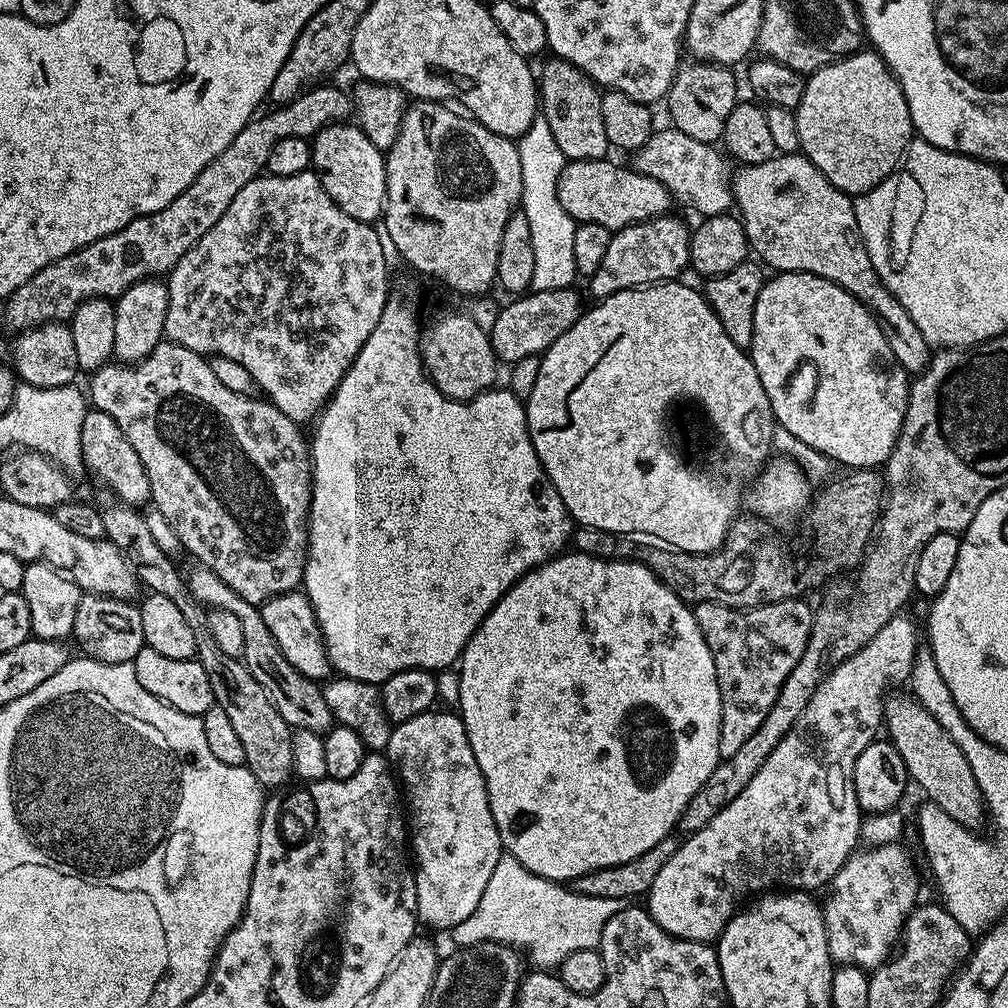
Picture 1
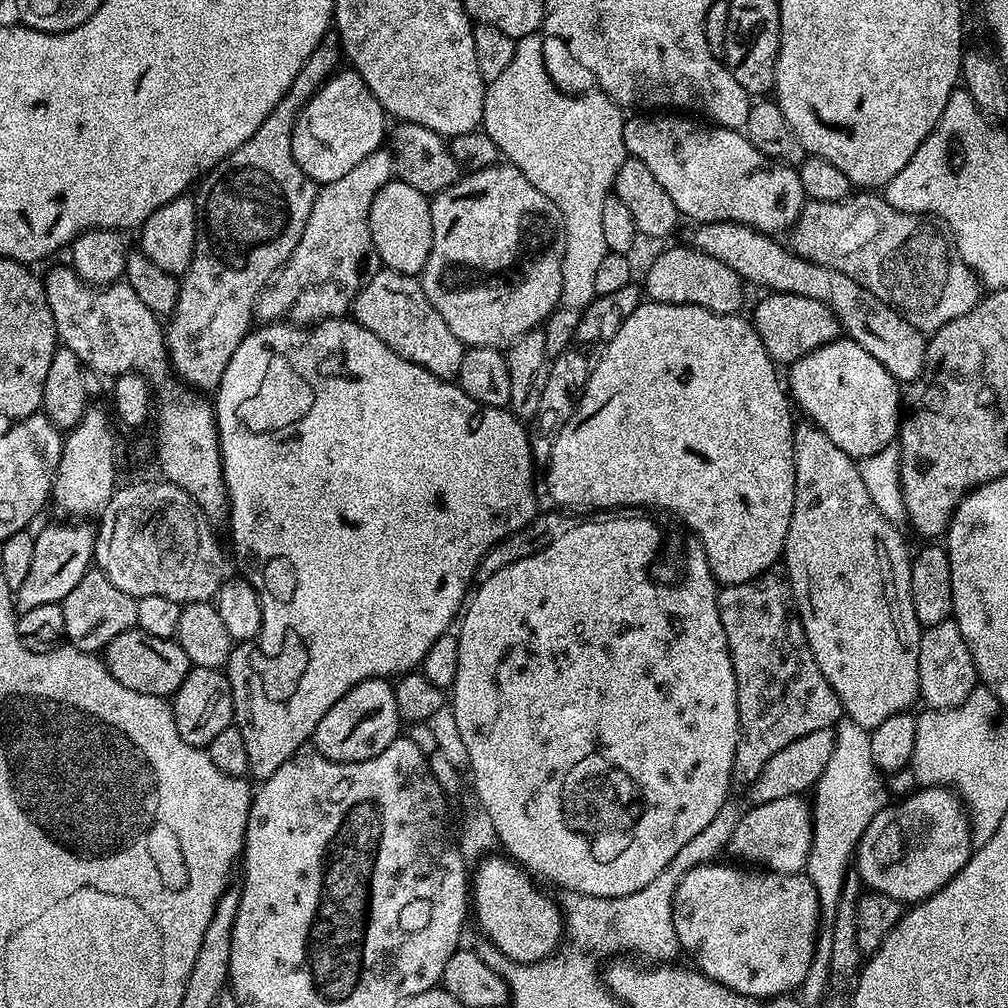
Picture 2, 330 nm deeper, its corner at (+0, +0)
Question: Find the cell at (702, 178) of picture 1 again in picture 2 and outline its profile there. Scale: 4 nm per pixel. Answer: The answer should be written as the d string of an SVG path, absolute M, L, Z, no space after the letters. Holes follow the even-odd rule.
M852 194L838 202L808 200L790 229L791 236L790 247L797 256L830 266L830 270L842 270L846 278L854 278L858 286L866 286L870 294L882 298L882 302L902 314L910 326L925 334L937 332L948 322L954 322L954 318L962 318L962 314L969 312L982 299L982 285L954 247L947 222L939 216L898 210L887 204L880 194Z

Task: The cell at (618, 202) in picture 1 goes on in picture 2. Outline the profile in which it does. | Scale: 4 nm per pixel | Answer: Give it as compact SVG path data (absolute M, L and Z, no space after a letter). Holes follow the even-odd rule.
M732 220L700 224L697 227L695 247L706 254L726 262L749 285L757 284L769 293L789 292L806 298L814 298L826 306L840 320L847 339L858 342L862 350L874 354L892 377L898 382L917 380L924 373L924 360L928 353L925 333L920 332L902 314L898 314L889 304L882 302L866 286L858 286L854 278L846 278L842 270L830 270L830 266L815 264L802 259L791 247L779 244L775 235L759 232L745 224L736 224Z

